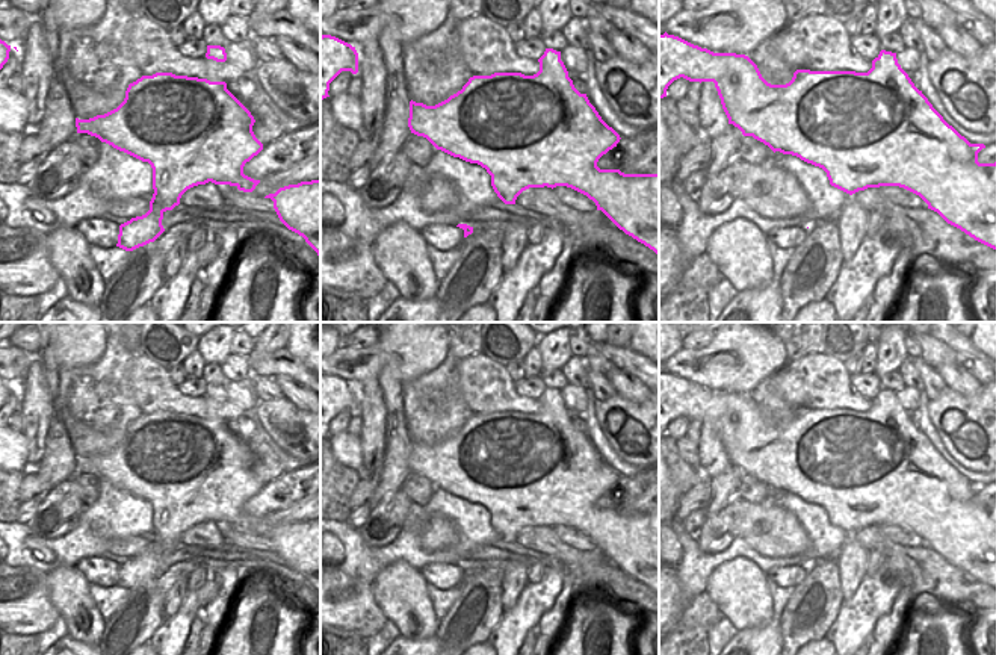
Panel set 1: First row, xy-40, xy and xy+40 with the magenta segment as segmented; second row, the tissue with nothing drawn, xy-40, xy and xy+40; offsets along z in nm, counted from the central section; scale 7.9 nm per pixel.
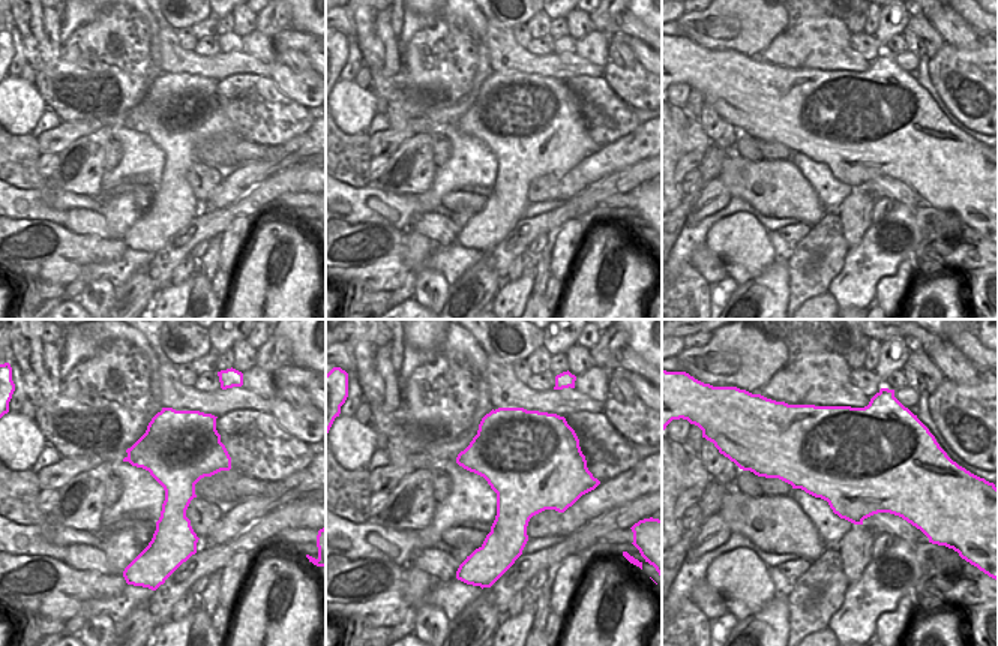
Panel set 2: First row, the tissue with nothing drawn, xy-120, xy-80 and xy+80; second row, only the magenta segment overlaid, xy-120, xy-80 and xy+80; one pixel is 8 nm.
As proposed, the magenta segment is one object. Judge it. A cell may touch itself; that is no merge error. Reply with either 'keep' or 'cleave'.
cleave

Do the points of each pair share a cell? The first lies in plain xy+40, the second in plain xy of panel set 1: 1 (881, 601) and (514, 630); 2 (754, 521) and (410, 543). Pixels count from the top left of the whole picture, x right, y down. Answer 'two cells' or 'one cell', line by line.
1: one cell
2: two cells

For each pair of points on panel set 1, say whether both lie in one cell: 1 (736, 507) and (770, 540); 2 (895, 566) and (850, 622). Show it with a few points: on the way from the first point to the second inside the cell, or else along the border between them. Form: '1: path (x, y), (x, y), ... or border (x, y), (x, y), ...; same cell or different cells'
1: path (744, 515), (762, 533); same cell
2: path (880, 575), (880, 589), (865, 607); same cell

